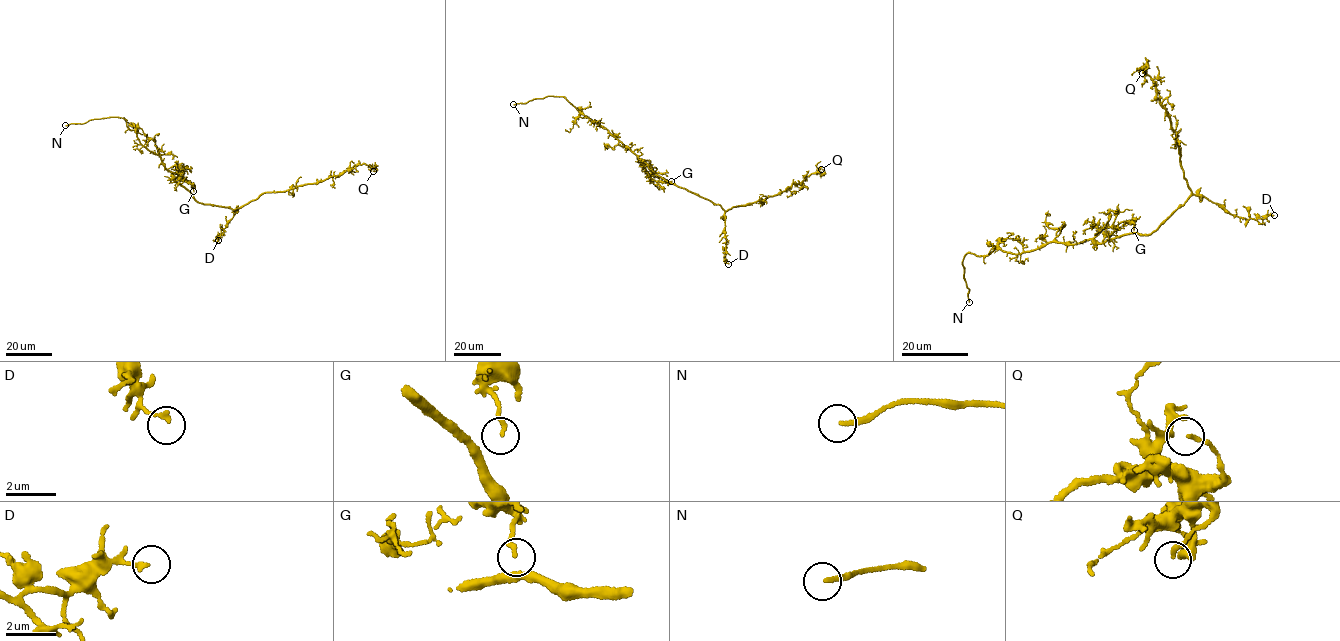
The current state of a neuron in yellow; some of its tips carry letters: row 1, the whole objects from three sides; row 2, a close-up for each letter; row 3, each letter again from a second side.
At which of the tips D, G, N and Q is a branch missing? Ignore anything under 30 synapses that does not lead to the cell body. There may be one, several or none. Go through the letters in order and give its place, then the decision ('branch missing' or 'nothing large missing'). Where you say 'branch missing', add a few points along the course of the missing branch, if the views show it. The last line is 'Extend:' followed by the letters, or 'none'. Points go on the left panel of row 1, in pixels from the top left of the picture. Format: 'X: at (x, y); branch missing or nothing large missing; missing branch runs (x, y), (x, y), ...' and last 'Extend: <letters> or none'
D: at (218, 240); nothing large missing
G: at (193, 191); nothing large missing
N: at (65, 125); branch missing; missing branch runs (65, 125), (44, 132)
Q: at (373, 171); nothing large missing
Extend: N

